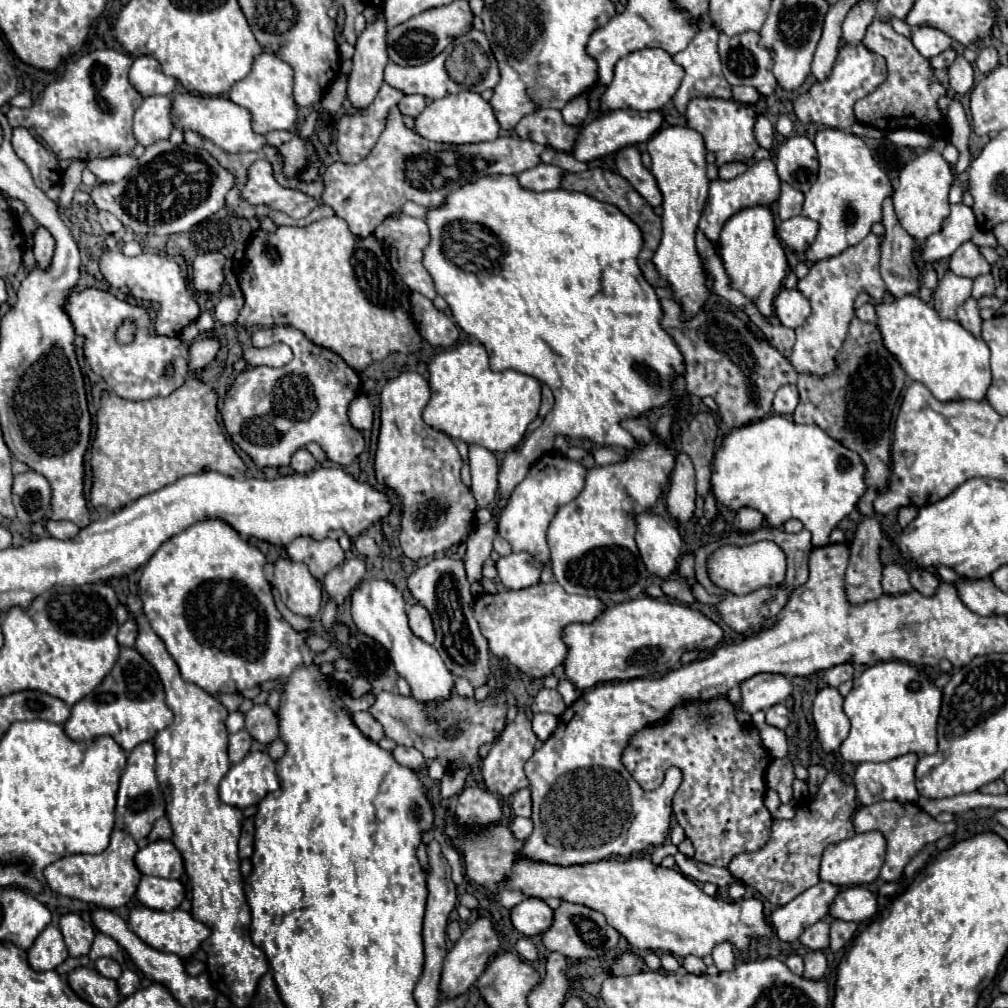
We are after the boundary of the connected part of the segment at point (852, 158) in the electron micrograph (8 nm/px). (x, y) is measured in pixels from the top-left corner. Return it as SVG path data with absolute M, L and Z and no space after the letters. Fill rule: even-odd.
M822 129L814 137L814 147L818 151L820 161L818 181L804 195L806 199L802 207L804 217L820 223L820 231L814 245L806 249L806 257L812 263L820 259L830 259L842 253L844 249L860 243L870 233L870 227L882 221L882 201L892 195L892 183L888 175L876 165L868 145L860 137L844 133L840 129ZM834 185L848 187L840 191L842 209L838 211L838 219L830 221L830 191Z

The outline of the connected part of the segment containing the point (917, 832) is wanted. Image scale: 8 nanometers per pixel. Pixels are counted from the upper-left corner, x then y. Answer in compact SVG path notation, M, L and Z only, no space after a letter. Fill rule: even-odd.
M878 801L870 807L860 807L854 815L854 829L856 833L880 831L886 839L886 859L880 871L884 881L898 881L902 877L904 867L910 863L914 855L918 855L928 843L938 841L944 835L954 833L956 823L938 823L936 819L928 817L916 803L900 803L900 801ZM908 817L908 819L904 819Z

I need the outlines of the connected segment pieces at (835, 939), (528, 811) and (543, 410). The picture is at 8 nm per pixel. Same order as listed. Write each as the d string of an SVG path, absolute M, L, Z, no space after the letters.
M834 919L830 923L830 951L838 951L844 943L848 943L854 937L856 931L858 931L856 923L846 923L846 921Z
M520 789L516 795L512 795L512 811L520 817L530 817L532 815L530 789Z
M542 385L542 407L540 407L540 417L546 417L546 413L554 407L554 397L548 385Z

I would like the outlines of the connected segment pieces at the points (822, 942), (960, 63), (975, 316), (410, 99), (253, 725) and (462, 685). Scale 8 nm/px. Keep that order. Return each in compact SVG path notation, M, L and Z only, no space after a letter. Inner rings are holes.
M818 921L816 925L808 927L802 937L800 943L808 949L826 949L828 947L828 923L826 921Z
M958 55L956 61L948 67L948 79L950 79L950 87L958 95L964 95L974 83L974 67L962 55Z
M968 299L960 309L958 309L958 323L970 331L974 337L980 337L982 331L982 319L980 319L980 311L976 307L976 299Z
M404 95L402 101L398 103L398 109L404 115L416 117L416 113L420 113L424 109L424 105L426 105L426 97L424 95Z
M254 705L246 713L246 731L262 745L276 741L278 735L278 715L266 705Z
M456 677L456 693L458 693L460 697L474 699L474 687L472 687L470 681L464 679L464 677Z

